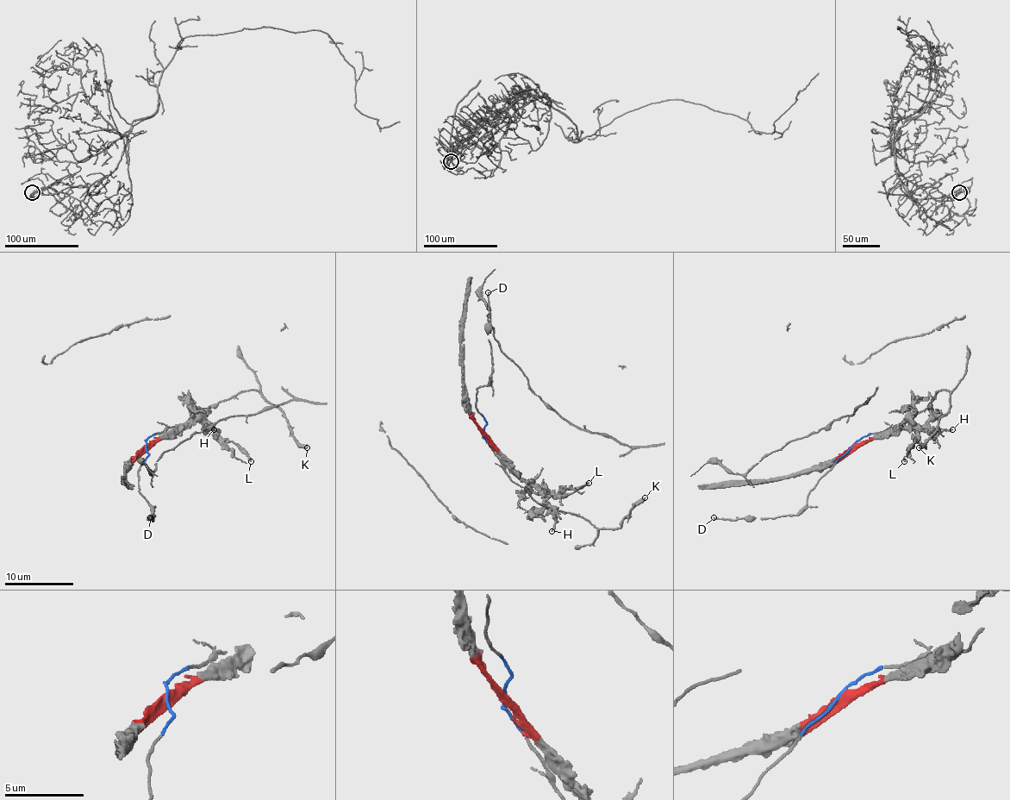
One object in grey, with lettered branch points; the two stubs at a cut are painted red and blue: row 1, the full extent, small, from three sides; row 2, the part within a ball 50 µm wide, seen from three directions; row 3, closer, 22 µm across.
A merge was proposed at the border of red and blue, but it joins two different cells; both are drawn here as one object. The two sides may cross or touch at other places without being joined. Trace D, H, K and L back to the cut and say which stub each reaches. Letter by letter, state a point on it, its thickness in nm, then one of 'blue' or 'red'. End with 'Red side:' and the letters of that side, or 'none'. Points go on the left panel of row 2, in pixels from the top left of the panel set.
D: place (150, 517); calibre 160 nm; blue
H: place (214, 429); calibre 170 nm; red
K: place (307, 447); calibre 400 nm; blue
L: place (251, 461); calibre 180 nm; red
Red side: H, L

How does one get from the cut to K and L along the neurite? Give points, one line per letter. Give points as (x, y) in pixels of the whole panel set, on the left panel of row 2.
K: (146, 446), (153, 434), (183, 428), (199, 410), (254, 390), (280, 410), (289, 421), (290, 434), (308, 448)
L: (146, 446), (150, 443), (172, 438), (184, 426), (201, 422), (218, 440), (228, 440), (235, 445), (251, 461)

